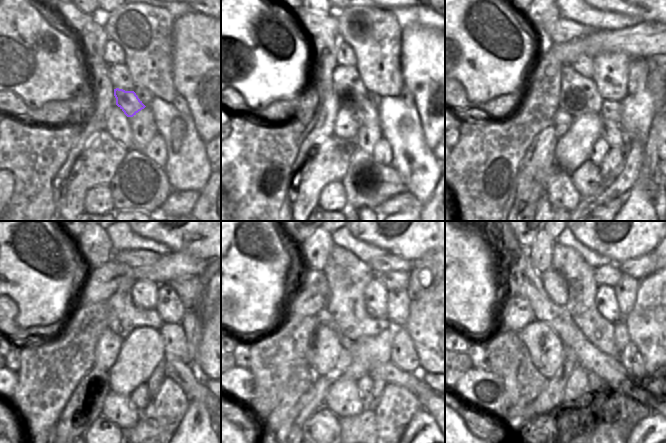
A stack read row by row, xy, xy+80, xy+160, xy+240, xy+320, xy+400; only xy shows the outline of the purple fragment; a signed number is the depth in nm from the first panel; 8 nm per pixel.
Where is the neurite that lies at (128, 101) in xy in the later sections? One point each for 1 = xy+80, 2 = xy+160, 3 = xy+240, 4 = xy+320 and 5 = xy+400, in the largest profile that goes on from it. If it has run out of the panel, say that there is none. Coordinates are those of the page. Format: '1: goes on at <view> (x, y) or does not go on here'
1: goes on at xy+80 (366, 114)
2: goes on at xy+160 (611, 132)
3: goes on at xy+240 (186, 376)
4: goes on at xy+320 (424, 399)
5: does not go on here

